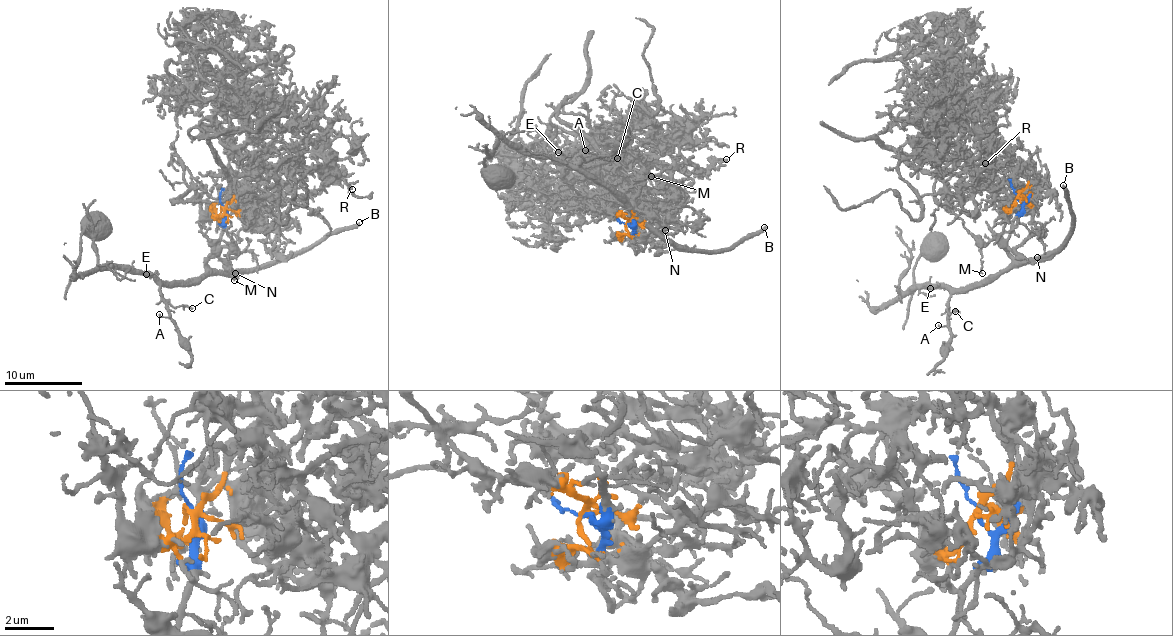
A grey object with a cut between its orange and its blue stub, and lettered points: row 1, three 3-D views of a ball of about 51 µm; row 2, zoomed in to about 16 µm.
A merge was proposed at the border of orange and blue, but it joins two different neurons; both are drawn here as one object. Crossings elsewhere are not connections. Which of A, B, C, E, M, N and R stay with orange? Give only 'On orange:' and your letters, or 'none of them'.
On orange: R

